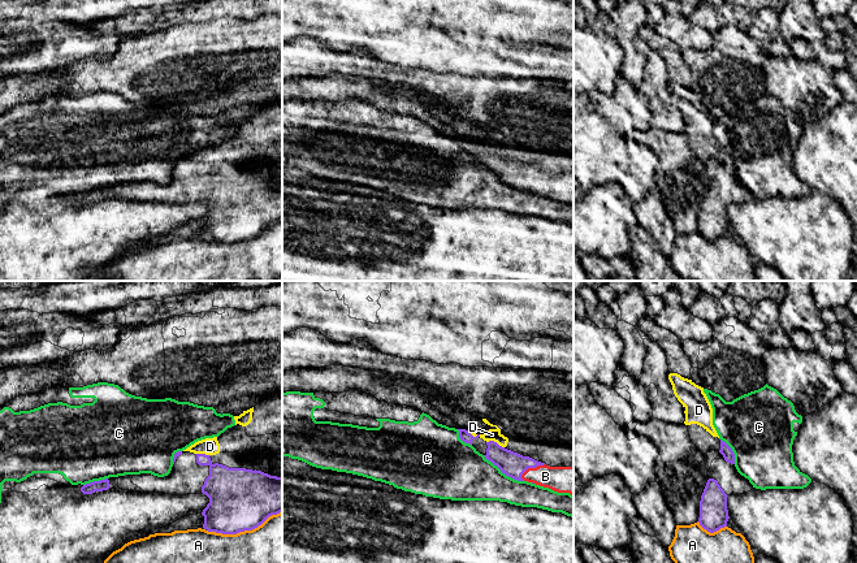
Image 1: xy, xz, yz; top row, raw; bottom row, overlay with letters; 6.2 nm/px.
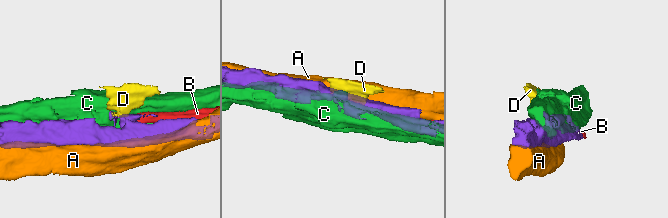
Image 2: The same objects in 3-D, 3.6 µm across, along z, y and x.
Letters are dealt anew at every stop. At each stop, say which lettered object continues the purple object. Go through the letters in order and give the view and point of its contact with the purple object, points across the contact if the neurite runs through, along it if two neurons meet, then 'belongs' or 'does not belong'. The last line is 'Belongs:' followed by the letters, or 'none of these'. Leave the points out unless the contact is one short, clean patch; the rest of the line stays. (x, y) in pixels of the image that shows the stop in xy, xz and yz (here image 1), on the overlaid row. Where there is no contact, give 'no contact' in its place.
A: contact xy (243, 531); does not belong
B: contact xz (531, 467); belongs
C: contact xz (503, 472); does not belong
D: contact xz (496, 442); border xz (487, 441), (494, 441), (503, 447); does not belong
Belongs: B

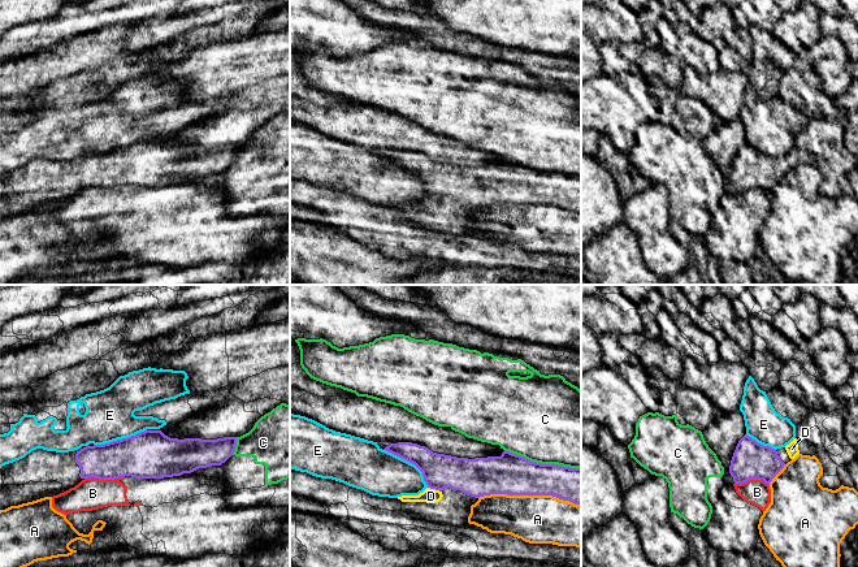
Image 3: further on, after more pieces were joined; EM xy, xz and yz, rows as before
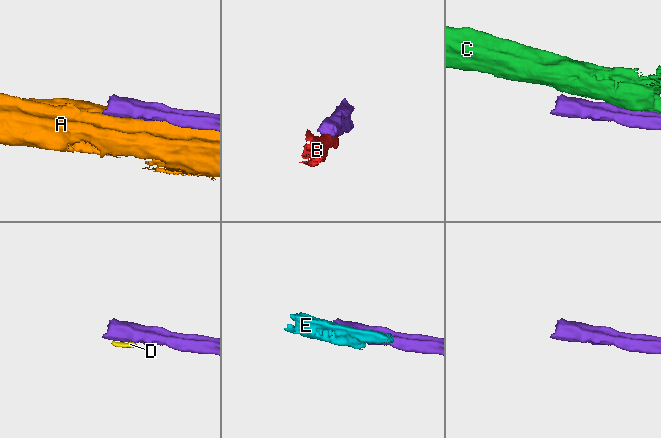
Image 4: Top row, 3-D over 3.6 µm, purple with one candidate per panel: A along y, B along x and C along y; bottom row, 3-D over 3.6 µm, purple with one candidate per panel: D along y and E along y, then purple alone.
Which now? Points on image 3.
A: contact xz (529, 494); does not belong
B: contact xy (103, 479); does not belong
C: contact xz (542, 464); does not belong
D: contact xz (434, 488); way xz (473, 477), (445, 477), (434, 488), (430, 496); belongs
E: contact xz (410, 462); does not belong
Belongs: D

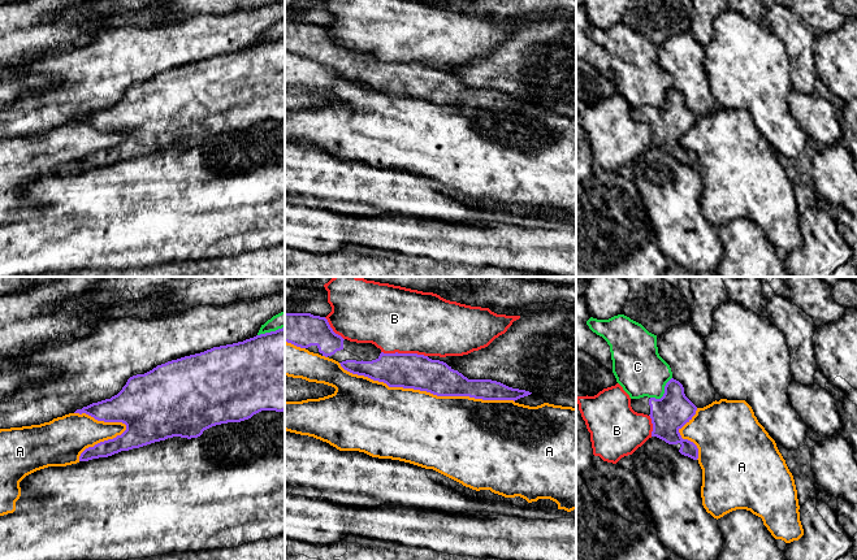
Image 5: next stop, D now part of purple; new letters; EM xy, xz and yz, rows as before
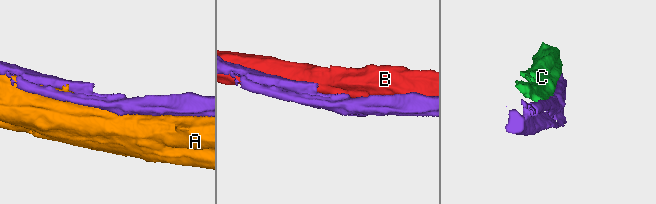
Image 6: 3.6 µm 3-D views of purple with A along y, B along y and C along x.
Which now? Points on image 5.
A: contact xz (427, 391); does not belong
B: contact xz (405, 354); does not belong
C: contact yz (665, 393); does not belong
Belongs: none of these

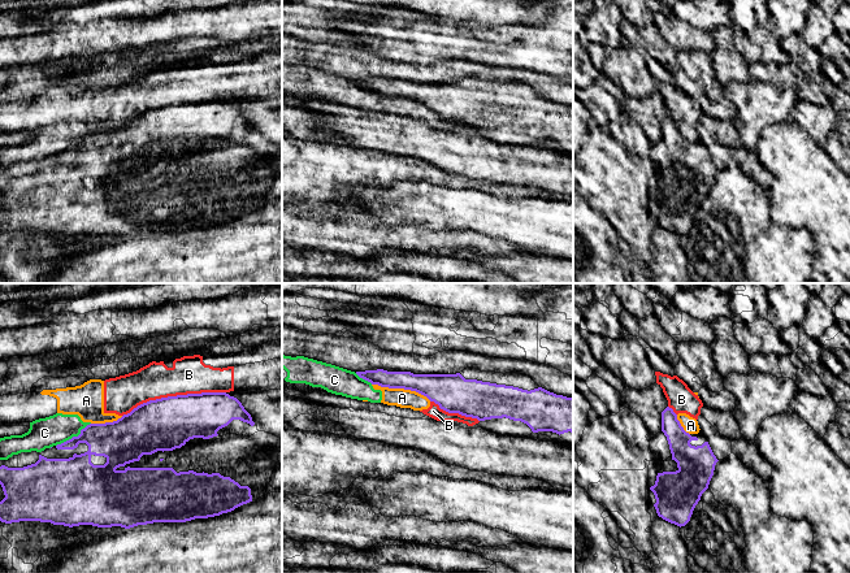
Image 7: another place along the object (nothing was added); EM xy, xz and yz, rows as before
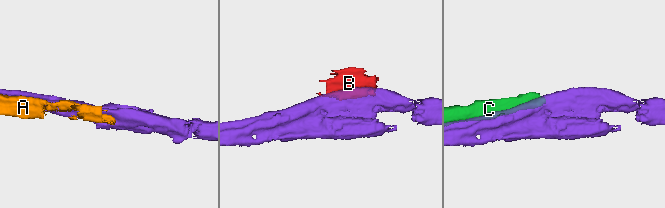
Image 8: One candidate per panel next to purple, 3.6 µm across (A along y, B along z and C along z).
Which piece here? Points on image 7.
A: contact xz (402, 387); does not belong
B: contact xy (173, 396); border xy (225, 391), (187, 393), (150, 399), (122, 416); does not belong
C: contact xy (73, 437); does not belong
Belongs: none of these

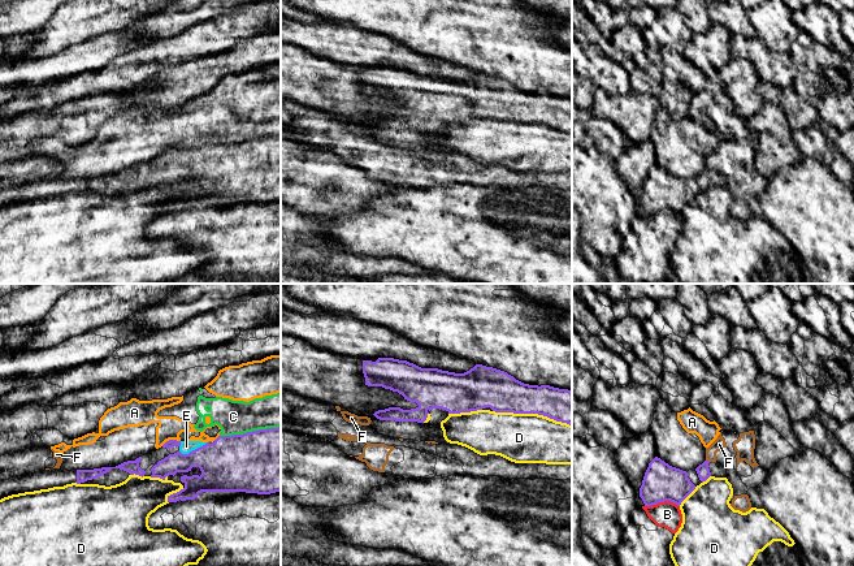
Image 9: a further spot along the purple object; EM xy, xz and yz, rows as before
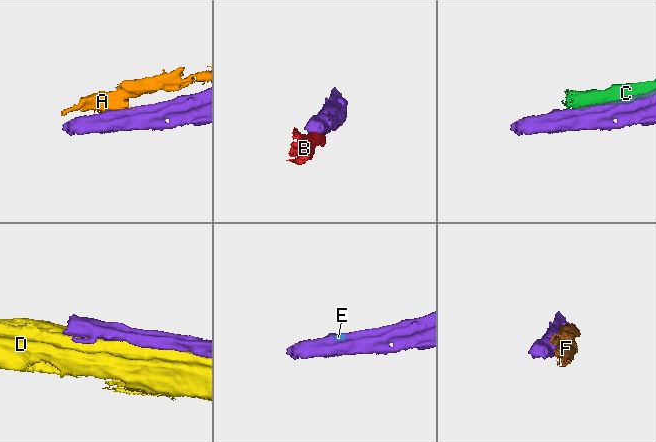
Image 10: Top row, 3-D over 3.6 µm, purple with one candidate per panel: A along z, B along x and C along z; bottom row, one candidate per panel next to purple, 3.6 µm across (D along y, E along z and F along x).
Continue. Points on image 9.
A: contact xy (170, 440); does not belong
B: contact yz (662, 501); does not belong
C: contact xy (250, 432); does not belong
D: contact xz (532, 413); does not belong
E: contact xy (193, 450); way xy (230, 463), (217, 462), (193, 450), (186, 446); belongs
F: contact yz (707, 461); border yz (706, 459), (709, 462); does not belong
Belongs: E

